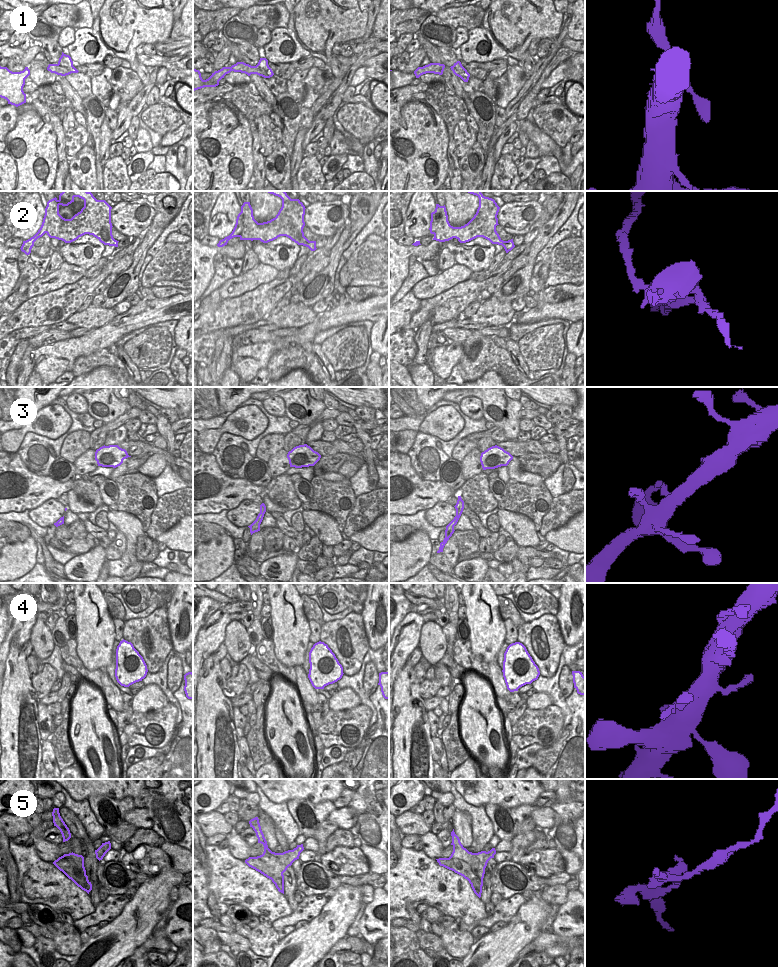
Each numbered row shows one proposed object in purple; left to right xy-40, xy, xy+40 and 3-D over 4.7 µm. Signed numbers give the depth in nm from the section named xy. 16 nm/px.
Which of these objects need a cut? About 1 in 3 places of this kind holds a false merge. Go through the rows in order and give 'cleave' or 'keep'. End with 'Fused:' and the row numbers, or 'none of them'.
1: cleave
2: cleave
3: keep
4: keep
5: cleave
Fused: 1, 2, 5

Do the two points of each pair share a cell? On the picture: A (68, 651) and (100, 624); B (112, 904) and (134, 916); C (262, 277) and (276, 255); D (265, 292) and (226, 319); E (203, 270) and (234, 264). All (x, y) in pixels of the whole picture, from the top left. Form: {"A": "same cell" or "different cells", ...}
{"A": "different cells", "B": "different cells", "C": "different cells", "D": "same cell", "E": "different cells"}

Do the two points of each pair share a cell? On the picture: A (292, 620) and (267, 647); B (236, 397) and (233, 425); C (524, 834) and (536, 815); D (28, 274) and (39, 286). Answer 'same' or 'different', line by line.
A: different
B: different
C: different
D: different

